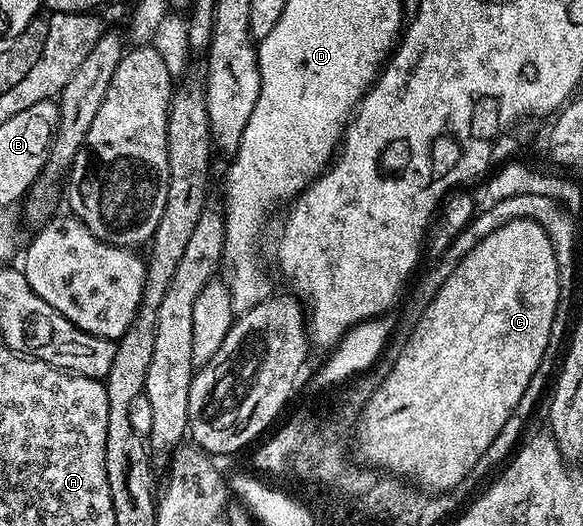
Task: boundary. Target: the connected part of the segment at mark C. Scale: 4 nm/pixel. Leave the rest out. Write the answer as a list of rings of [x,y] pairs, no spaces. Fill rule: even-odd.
[[[533,218],[512,220],[511,223],[497,228],[496,232],[492,232],[491,235],[476,244],[454,266],[448,280],[444,280],[444,284],[436,292],[434,299],[427,304],[411,338],[402,345],[402,351],[392,372],[388,372],[384,384],[381,384],[379,390],[373,393],[372,398],[364,405],[362,413],[357,416],[356,450],[364,459],[365,465],[377,467],[378,470],[387,471],[393,475],[402,475],[407,480],[413,480],[427,492],[449,492],[457,488],[468,476],[468,472],[472,472],[472,468],[476,468],[476,460],[480,460],[480,456],[484,456],[484,452],[488,452],[488,444],[492,444],[492,440],[496,440],[496,436],[500,436],[500,428],[504,428],[504,424],[508,424],[508,416],[514,414],[516,404],[520,404],[520,396],[524,396],[529,381],[532,380],[534,374],[539,373],[540,362],[545,356],[545,349],[548,348],[549,340],[553,336],[553,320],[561,298],[561,280],[558,275],[556,252],[553,251],[550,233]]]

